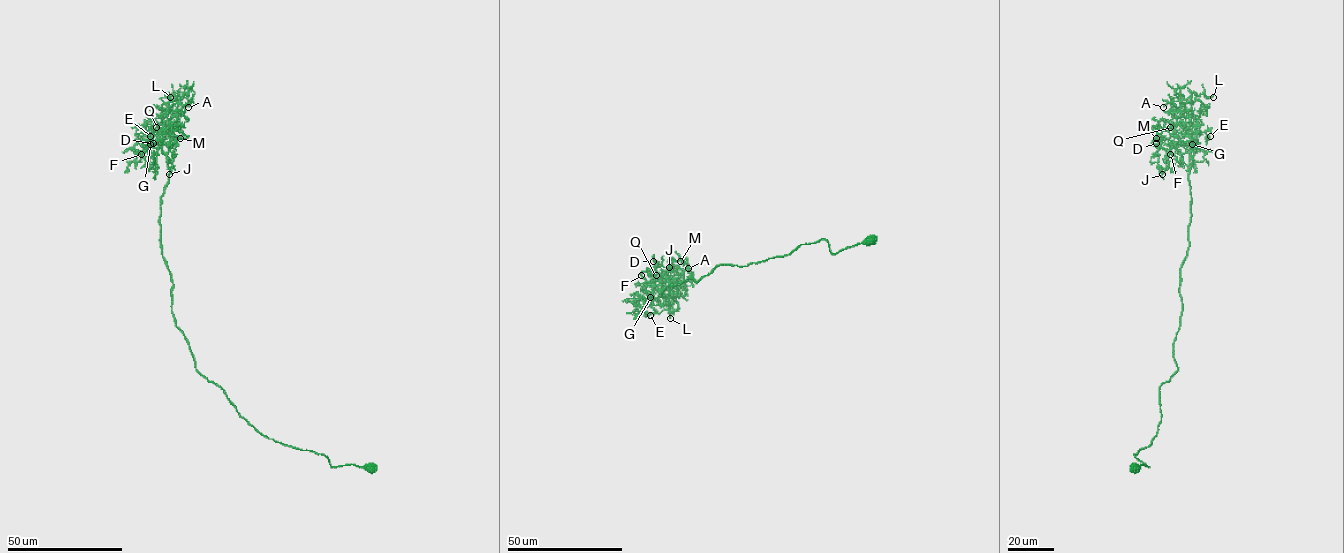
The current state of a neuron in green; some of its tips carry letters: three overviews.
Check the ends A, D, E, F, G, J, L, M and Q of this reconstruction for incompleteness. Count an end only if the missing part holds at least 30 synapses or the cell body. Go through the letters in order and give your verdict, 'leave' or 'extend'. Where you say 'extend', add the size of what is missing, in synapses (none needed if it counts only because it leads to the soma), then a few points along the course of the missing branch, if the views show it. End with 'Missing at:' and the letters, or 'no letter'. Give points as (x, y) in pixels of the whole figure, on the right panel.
A: leave
D: leave
E: extend; 30 synapses
F: leave
G: leave
J: leave
L: leave
M: leave
Q: leave
Missing at: E

